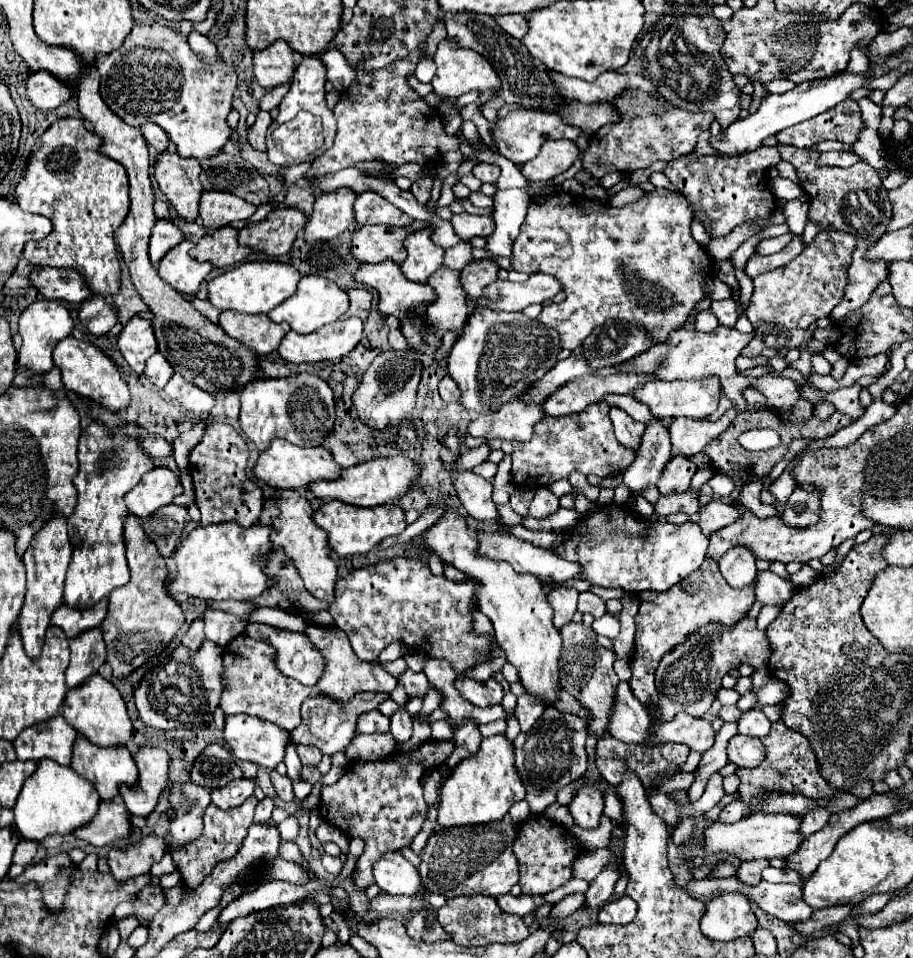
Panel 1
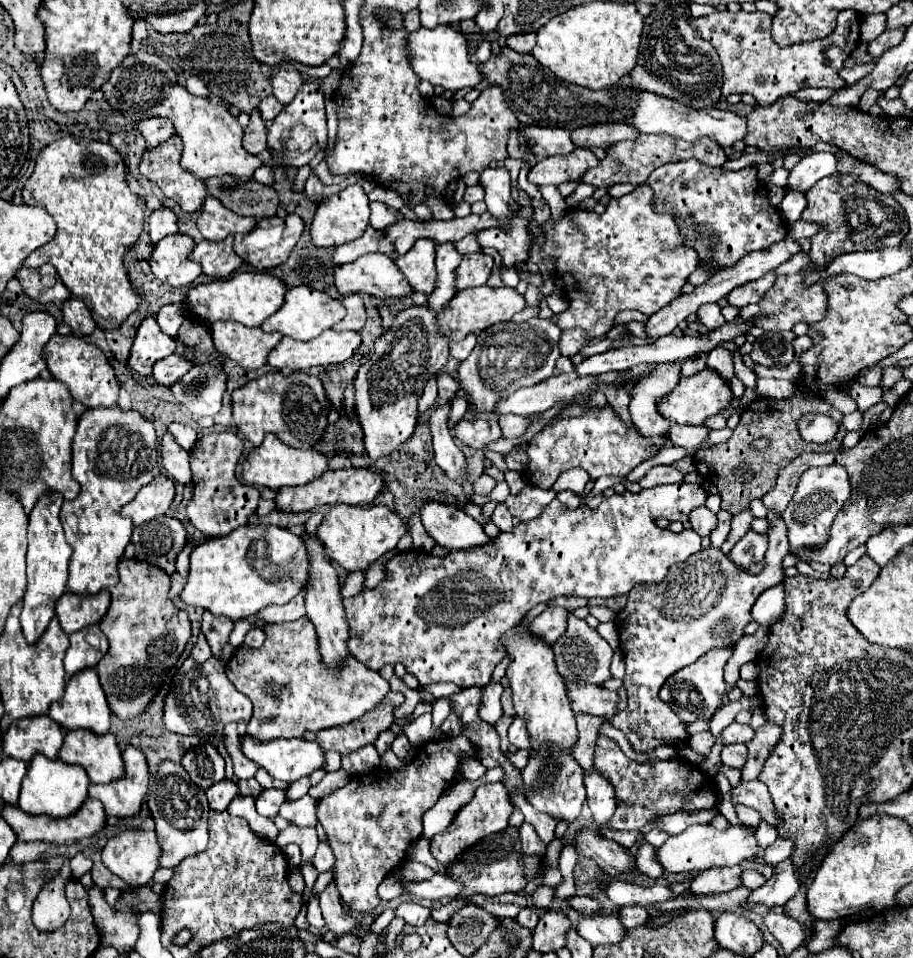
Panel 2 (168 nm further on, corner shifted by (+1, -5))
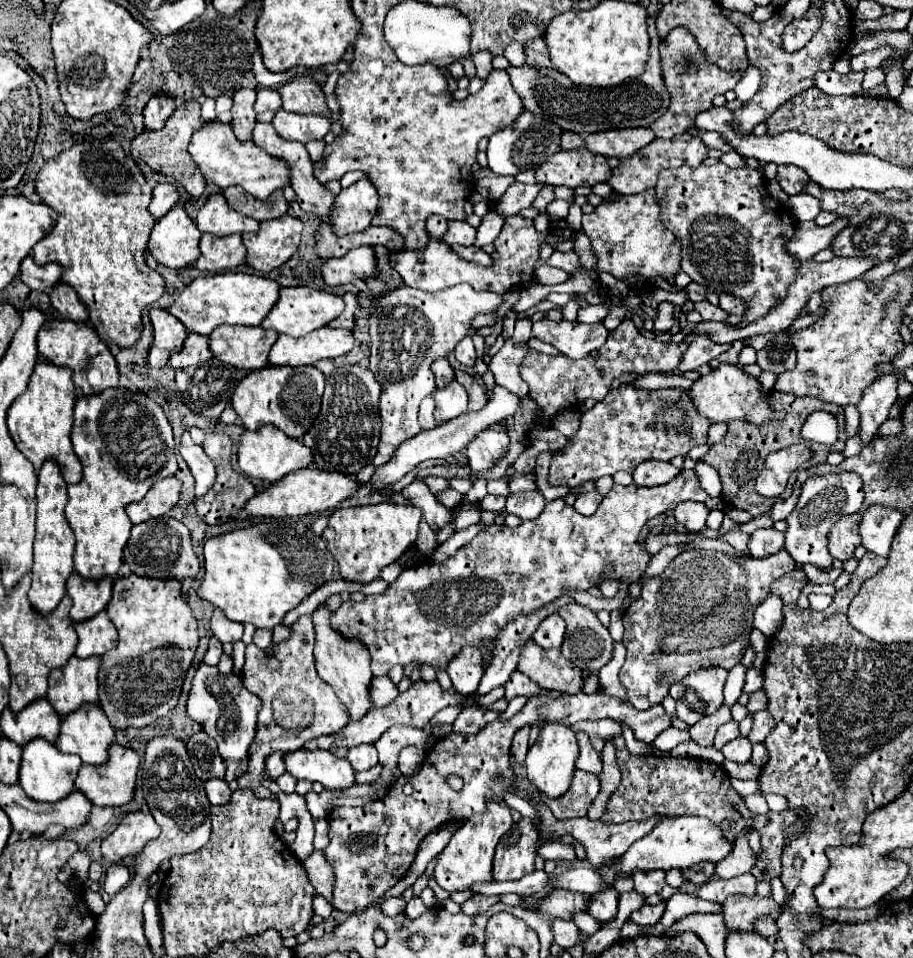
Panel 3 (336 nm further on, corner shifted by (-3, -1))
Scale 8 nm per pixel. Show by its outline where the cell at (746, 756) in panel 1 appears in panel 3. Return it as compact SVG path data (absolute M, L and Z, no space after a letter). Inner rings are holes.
M737 737L733 741L729 741L721 753L725 755L725 759L729 761L739 761L739 763L745 763L751 759L751 741L745 739L745 737Z

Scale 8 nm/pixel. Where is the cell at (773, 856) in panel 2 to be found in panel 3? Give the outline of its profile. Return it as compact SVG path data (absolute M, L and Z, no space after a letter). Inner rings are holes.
M739 839L739 841L735 841L733 853L729 853L723 861L719 861L719 865L715 865L715 875L721 879L731 879L741 873L749 873L751 865L755 865L757 859L759 857L755 857L751 853L747 839Z

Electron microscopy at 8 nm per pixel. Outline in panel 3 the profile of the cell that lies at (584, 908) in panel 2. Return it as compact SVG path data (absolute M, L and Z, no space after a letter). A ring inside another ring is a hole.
M603 891L591 899L589 915L593 915L597 921L611 921L617 915L617 905L619 905L619 893Z

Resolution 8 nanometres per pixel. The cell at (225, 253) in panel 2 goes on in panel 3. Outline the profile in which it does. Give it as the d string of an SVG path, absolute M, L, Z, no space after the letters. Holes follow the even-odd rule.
M205 233L199 247L201 257L193 263L195 269L217 273L245 263L245 245L241 241L241 235L237 233L227 237L215 237L211 233Z

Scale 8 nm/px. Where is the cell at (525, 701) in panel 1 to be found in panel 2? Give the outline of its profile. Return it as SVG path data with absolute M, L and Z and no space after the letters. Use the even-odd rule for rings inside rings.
M513 717L513 723L509 727L509 741L517 747L517 749L527 749L531 739L529 739L529 733L527 733L527 727L525 727L525 721L521 717Z

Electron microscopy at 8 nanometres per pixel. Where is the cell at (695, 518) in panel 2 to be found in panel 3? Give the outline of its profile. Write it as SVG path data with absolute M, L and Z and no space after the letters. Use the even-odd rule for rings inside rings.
M695 501L679 503L673 509L675 521L681 523L681 525L685 525L687 531L691 531L691 533L697 533L697 531L701 531L705 527L707 513L709 513L709 509L703 503L695 503Z

